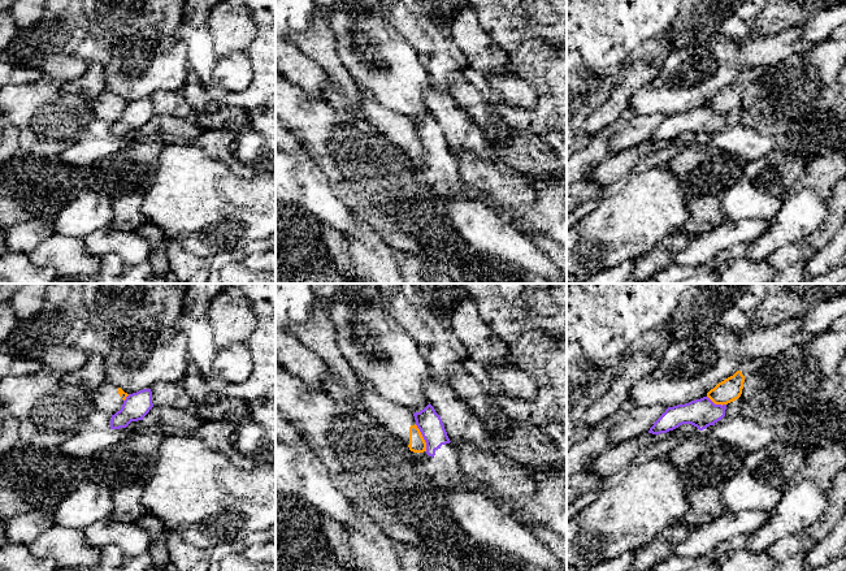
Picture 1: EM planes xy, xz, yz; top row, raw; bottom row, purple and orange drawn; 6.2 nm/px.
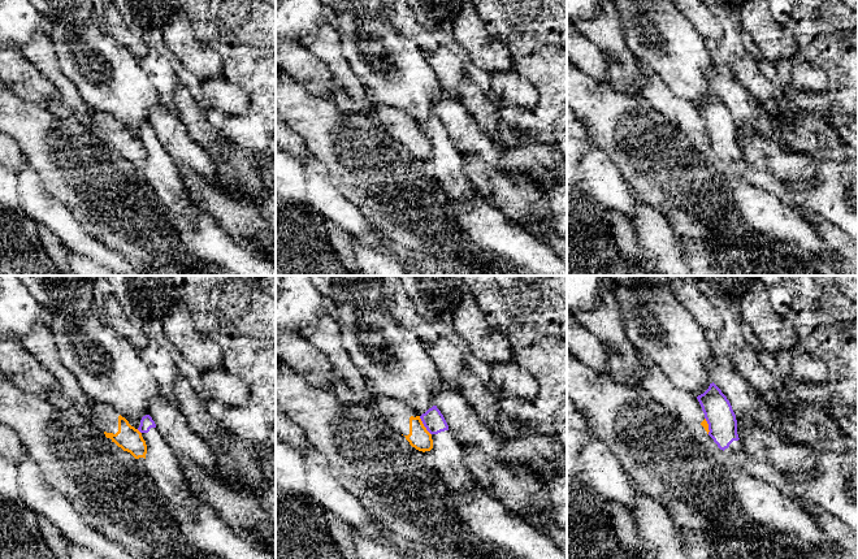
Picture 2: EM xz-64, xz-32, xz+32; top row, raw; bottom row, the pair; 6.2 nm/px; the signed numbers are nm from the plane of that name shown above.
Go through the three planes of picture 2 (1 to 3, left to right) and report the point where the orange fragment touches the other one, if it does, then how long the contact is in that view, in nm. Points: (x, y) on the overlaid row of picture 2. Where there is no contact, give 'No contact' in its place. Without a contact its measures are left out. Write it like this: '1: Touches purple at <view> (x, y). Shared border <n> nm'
1: Touches purple at xz-64 (139, 430). Shared border 40 nm
2: Touches purple at xz-32 (424, 425). Shared border 140 nm
3: Touches purple at xz+32 (709, 425). Shared border 110 nm

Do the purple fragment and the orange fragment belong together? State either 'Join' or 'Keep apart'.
Keep apart

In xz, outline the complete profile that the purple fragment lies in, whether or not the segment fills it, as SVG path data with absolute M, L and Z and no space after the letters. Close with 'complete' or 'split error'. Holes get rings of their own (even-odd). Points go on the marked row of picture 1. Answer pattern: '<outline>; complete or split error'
M429 403L420 412L413 414L416 425L420 429L425 442L426 454L433 458L438 466L439 475L452 490L468 490L461 475L457 453L450 441L441 416Z; split error

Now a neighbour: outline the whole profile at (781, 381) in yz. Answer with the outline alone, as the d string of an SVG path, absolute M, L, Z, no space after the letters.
M828 329L801 346L776 355L749 362L741 367L745 376L742 412L758 421L758 407L772 407L772 421L794 419L821 420L823 408L840 390L838 365L846 355L846 332Z

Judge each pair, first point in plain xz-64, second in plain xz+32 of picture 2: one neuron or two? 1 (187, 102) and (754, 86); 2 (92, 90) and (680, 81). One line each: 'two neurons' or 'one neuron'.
1: one neuron
2: one neuron

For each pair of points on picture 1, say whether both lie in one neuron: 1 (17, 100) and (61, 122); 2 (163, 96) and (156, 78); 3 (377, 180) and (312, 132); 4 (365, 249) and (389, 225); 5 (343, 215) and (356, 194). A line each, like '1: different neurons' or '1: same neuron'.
1: same neuron
2: different neurons
3: same neuron
4: different neurons
5: different neurons

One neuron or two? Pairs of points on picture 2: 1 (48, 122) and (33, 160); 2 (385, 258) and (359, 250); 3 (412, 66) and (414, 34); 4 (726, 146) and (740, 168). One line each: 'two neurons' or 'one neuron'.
1: one neuron
2: one neuron
3: two neurons
4: one neuron

